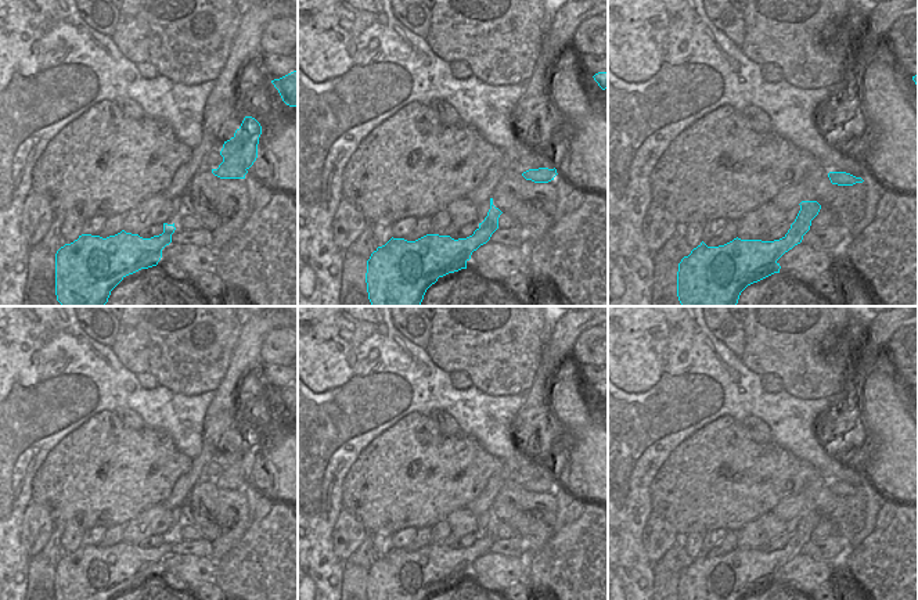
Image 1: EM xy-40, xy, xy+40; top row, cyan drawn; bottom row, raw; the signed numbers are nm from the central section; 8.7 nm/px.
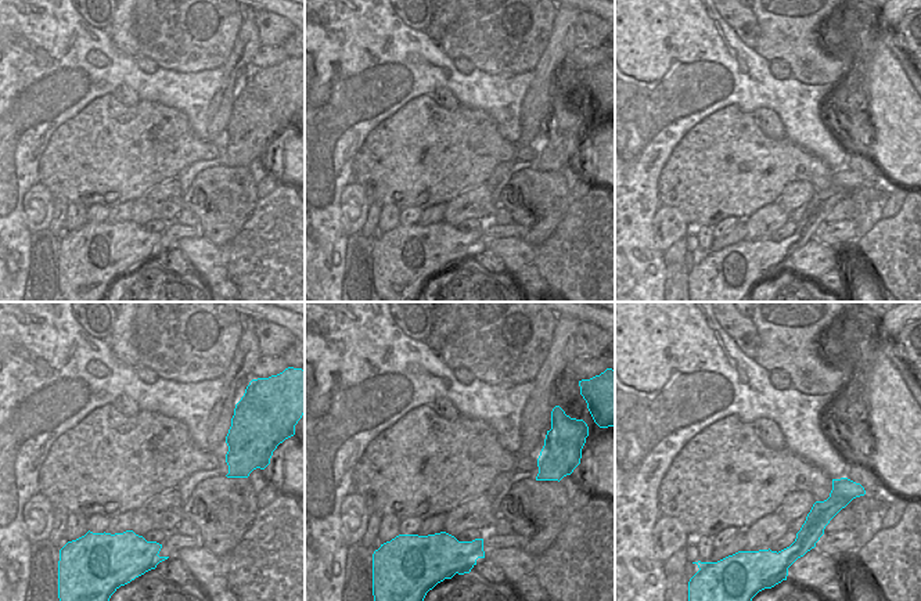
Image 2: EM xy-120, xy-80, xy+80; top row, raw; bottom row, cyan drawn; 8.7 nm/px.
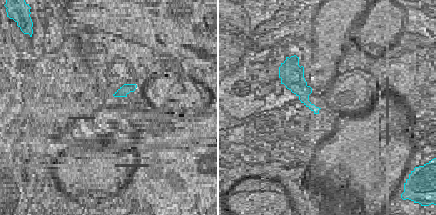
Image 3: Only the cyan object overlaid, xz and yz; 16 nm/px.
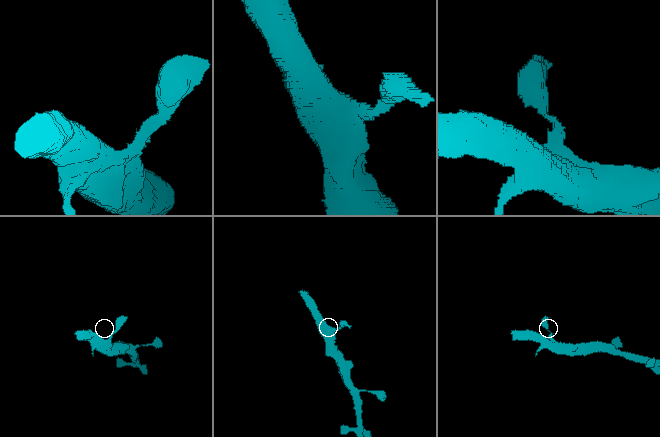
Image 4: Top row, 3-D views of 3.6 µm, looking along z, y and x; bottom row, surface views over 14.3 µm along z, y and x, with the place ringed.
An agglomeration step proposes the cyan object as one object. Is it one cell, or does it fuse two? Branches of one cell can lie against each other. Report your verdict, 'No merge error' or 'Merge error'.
No merge error

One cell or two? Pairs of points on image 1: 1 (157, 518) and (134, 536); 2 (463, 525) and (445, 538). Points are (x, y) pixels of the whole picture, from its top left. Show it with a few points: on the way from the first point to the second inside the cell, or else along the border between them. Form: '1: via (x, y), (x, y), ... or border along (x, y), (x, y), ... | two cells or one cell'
1: via (151, 521), (140, 531) | one cell
2: via (458, 527), (449, 534) | one cell

